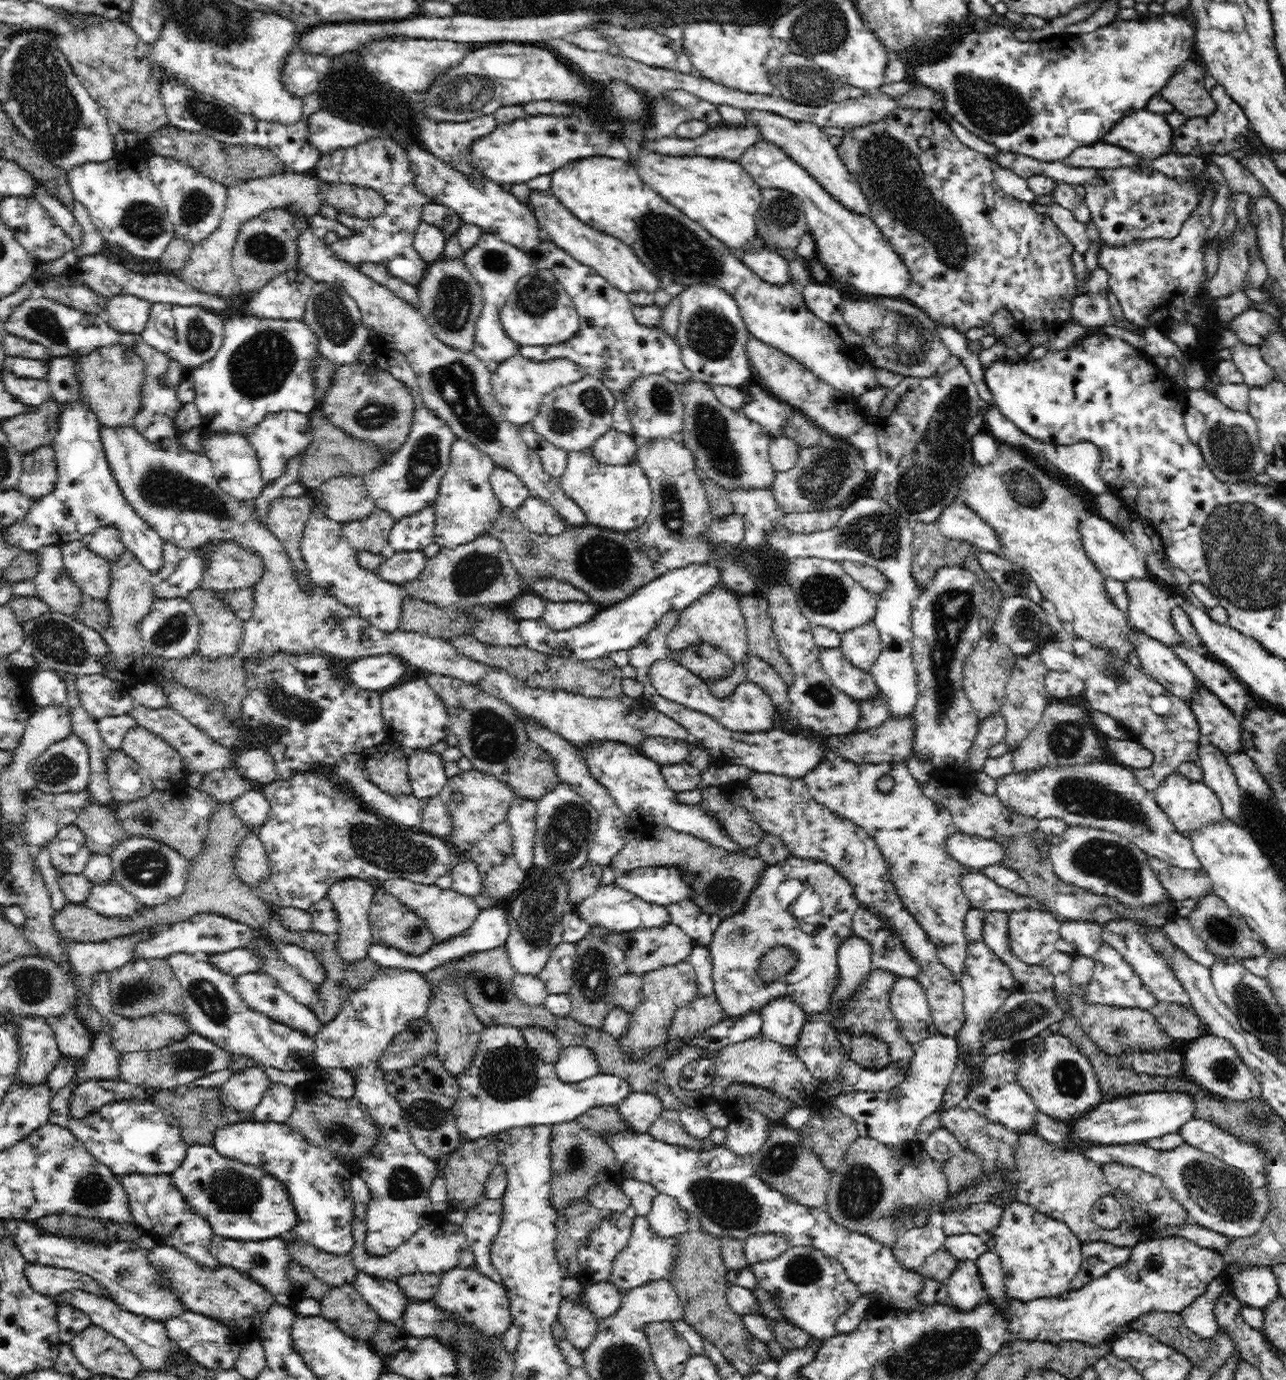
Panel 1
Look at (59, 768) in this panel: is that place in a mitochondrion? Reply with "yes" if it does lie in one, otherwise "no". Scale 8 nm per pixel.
yes

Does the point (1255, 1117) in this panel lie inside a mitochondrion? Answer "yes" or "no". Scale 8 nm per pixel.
yes

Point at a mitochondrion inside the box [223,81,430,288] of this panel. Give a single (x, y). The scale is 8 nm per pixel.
(265, 248)

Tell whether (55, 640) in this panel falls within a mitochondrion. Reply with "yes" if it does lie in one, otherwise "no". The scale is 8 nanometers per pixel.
yes

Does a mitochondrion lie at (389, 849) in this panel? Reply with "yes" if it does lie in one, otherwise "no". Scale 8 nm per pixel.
yes

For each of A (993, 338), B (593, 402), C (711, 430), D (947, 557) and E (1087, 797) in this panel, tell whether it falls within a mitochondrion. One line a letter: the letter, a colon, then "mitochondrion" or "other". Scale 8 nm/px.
A: other
B: mitochondrion
C: mitochondrion
D: other
E: mitochondrion

